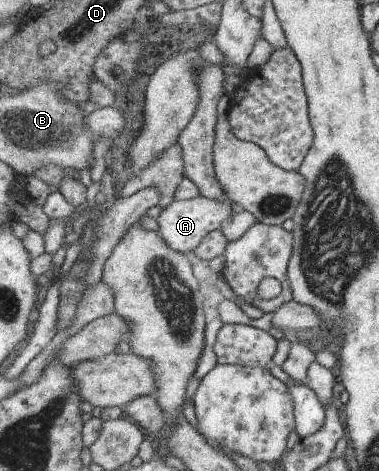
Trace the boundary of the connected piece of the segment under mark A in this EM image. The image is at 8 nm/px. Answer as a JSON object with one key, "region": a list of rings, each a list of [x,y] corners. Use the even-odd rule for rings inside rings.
{"region":[[[202,194],[193,200],[174,202],[167,207],[158,219],[162,237],[176,250],[183,254],[196,252],[204,238],[216,230],[222,230],[231,223],[238,210],[228,200],[212,199]]]}

